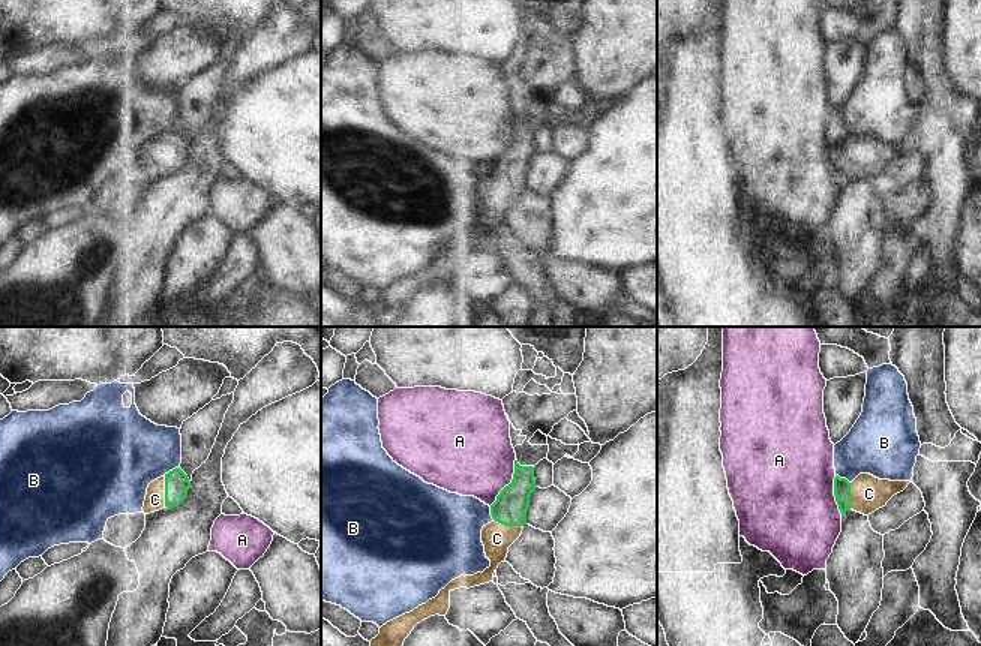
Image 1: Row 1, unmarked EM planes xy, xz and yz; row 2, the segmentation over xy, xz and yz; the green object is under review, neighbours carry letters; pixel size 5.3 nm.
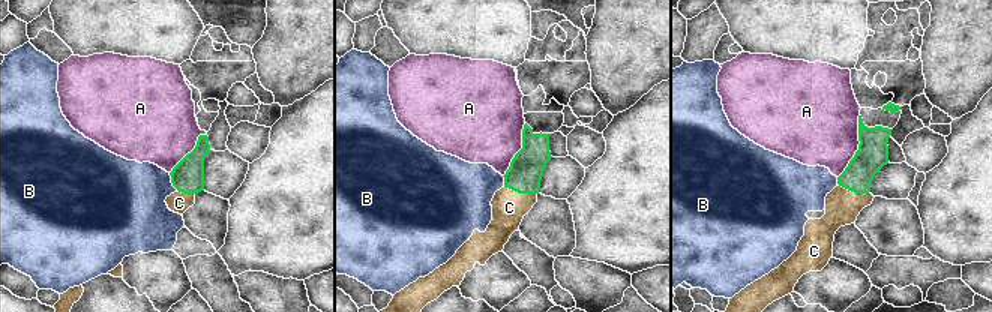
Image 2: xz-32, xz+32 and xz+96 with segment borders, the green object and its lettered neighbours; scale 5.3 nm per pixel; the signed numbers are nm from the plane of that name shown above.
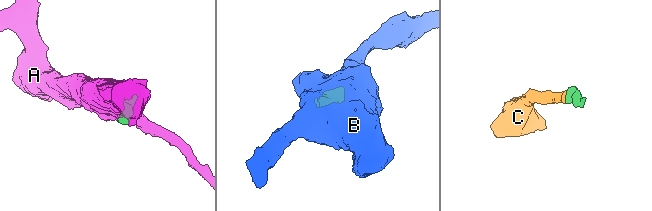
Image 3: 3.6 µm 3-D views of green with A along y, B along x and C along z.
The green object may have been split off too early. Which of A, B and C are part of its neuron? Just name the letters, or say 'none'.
C

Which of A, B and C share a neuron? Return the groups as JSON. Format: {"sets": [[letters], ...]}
{"sets": [["A"], ["B"], ["C"]]}

